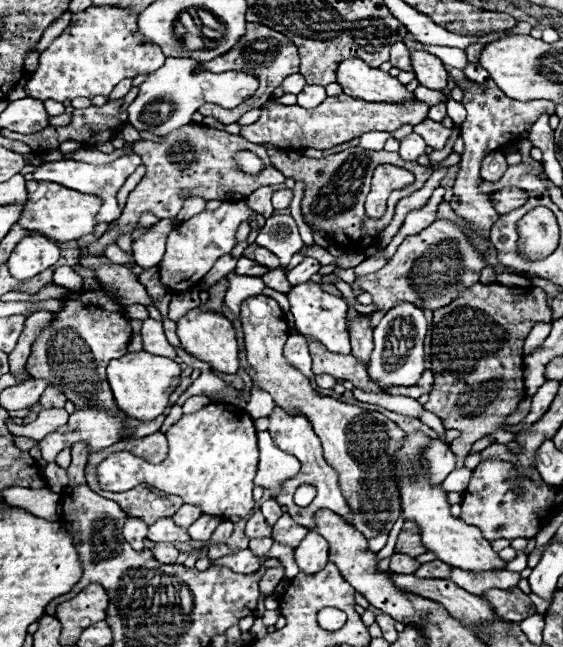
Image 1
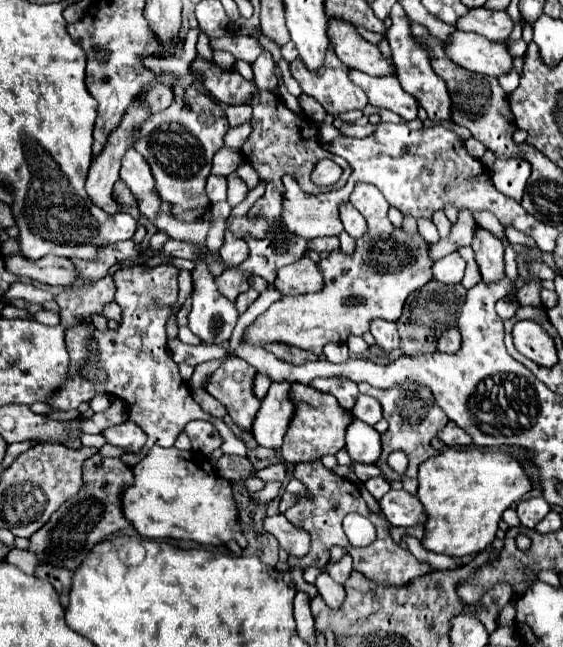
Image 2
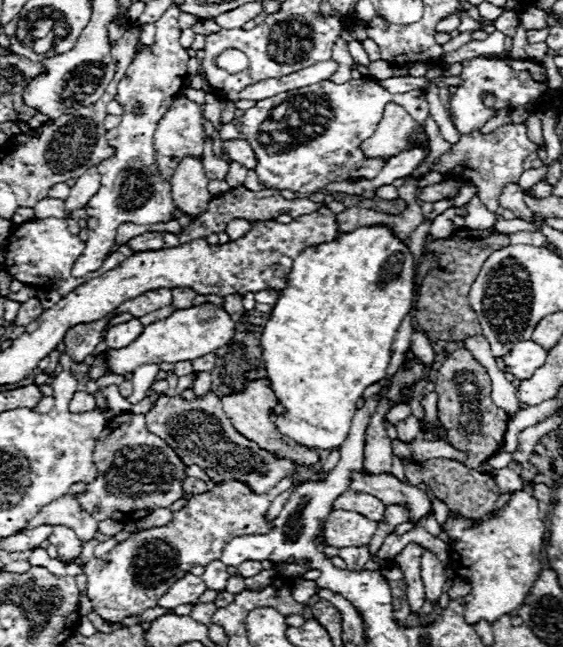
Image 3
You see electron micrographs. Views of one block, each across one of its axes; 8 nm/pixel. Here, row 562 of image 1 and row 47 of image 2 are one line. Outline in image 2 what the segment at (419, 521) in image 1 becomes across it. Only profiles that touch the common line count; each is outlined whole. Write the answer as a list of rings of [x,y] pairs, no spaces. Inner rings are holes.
[[[456,30],[446,44],[446,54],[462,68],[500,78],[512,70],[510,52],[504,44],[490,42],[478,34]]]

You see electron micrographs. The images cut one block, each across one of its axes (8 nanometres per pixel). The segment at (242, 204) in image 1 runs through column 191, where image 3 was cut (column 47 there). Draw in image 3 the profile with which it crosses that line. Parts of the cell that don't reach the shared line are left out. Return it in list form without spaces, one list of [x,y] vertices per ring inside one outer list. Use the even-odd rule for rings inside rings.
[[[64,218],[30,220],[26,224],[18,224],[14,228],[14,232],[12,232],[12,242],[6,242],[6,246],[4,246],[4,252],[6,252],[4,270],[14,280],[18,280],[22,284],[32,284],[32,286],[40,286],[40,288],[52,288],[52,290],[58,290],[60,296],[66,296],[66,294],[70,294],[74,288],[78,288],[80,284],[84,284],[87,280],[102,276],[108,270],[112,270],[112,266],[116,268],[120,262],[124,262],[132,254],[130,248],[124,244],[116,252],[108,254],[100,270],[90,272],[88,276],[82,276],[82,278],[72,278],[70,276],[70,268],[72,268],[74,260],[82,254],[82,250],[84,250],[84,242],[78,236],[68,232],[68,224],[66,224]]]

